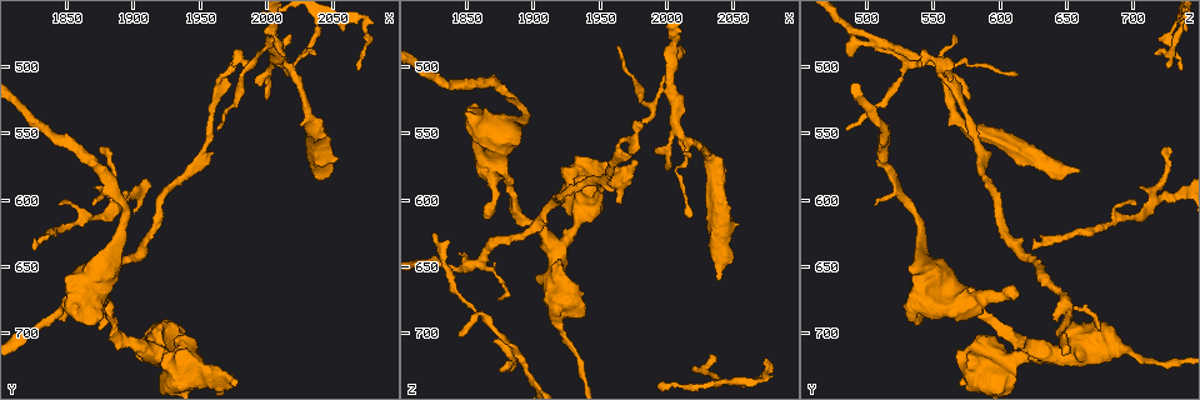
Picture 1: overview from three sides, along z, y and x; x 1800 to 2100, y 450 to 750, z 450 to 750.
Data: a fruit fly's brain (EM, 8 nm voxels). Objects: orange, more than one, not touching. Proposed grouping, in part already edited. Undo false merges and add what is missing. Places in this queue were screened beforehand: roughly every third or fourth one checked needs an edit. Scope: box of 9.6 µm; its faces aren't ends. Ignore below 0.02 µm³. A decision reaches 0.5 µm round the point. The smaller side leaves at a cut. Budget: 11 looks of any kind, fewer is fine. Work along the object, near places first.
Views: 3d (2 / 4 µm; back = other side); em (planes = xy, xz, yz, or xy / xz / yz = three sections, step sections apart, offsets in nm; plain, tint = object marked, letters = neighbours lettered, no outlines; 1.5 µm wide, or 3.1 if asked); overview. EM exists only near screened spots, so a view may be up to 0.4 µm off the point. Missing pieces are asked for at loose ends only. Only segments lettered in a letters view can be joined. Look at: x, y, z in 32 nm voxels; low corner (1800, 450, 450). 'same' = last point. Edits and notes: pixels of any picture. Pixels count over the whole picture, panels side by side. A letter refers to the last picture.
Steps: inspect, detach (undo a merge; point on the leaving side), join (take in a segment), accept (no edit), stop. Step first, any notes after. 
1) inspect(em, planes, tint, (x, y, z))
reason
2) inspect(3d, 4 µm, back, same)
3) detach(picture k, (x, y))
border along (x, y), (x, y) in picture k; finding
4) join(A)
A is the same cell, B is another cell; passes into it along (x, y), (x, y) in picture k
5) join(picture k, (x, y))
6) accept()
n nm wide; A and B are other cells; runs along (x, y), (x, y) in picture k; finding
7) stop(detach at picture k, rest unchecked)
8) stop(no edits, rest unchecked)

inspect(3d, 2 µm, back, (1872, 562, 724))
free end

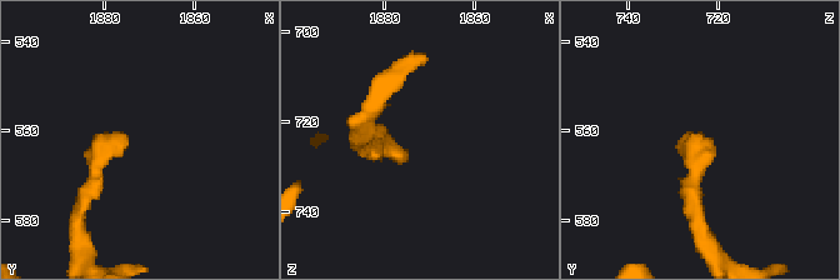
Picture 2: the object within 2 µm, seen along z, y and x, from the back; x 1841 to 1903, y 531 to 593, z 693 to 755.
inspect(em, yz, step 4, letters, (1874, 562, 727))
now the EM

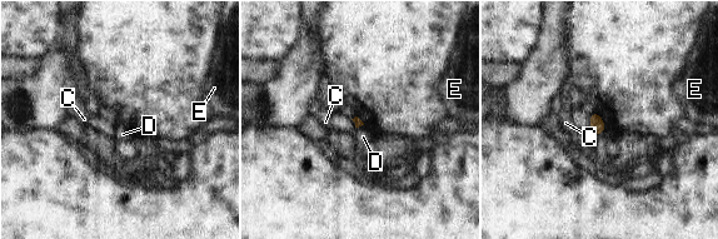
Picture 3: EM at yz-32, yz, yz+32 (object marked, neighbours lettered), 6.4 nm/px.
inspect(em, xz, step 4, letters, same)
cut it another way

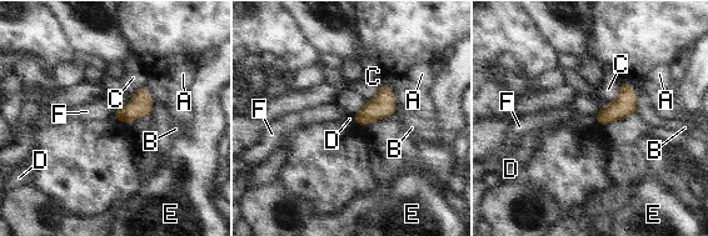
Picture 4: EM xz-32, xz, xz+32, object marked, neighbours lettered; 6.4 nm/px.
accept()
A, B, C, D, E and F are other cells; border along (113, 111), (114, 116) in picture 4; none of them fits

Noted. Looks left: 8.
inspect(em, xy, step 8, letters, (2020, 498, 728))
free end

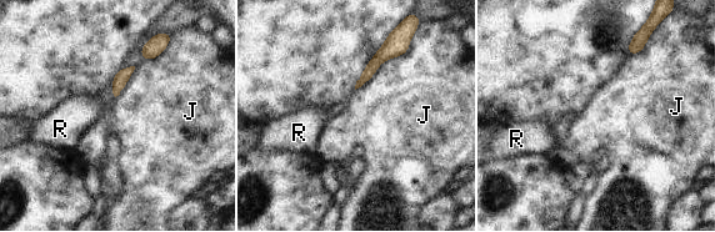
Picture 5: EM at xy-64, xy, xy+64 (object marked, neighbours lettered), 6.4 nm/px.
inspect(em, planes, letters, same)
another direction

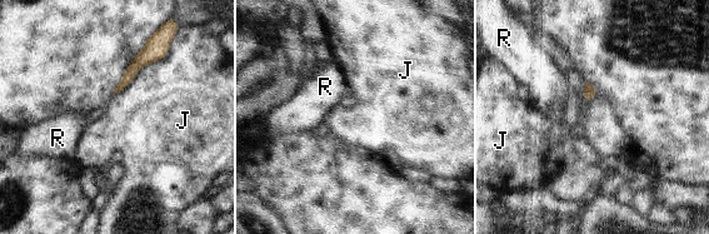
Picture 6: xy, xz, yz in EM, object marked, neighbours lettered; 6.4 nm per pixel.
accept()
70 nm wide; J and R are other cells; none of them fits

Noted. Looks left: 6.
inspect(em, planes, letters, (2042, 580, 660))
thick end

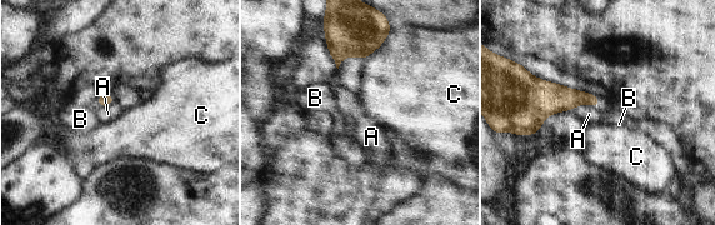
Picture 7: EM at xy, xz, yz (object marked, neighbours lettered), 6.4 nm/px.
accept()
C touches over 260 nm; A, B and C are other cells; border along (598, 105), (581, 103), (570, 110) in picture 7; none of them fits

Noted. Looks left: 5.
inspect(3d, 4 µm, (2032, 538, 564))
thick turns thin

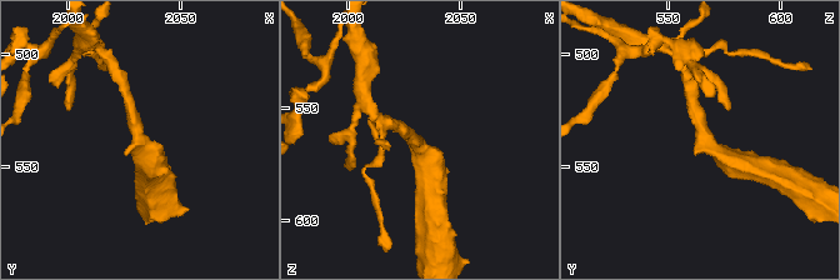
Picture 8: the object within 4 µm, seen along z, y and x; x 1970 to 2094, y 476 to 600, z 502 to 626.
inspect(em, xy, step 4, letters, (2031, 539, 567))
shape alone is not enough

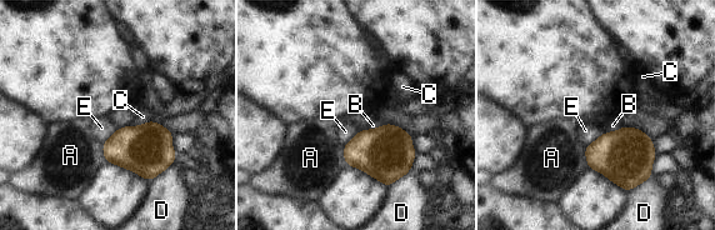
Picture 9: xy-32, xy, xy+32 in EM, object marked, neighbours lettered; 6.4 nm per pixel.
accept()
A, B, C, D and E are other cells; border along (604, 133), (585, 146) in picture 9; one cell here

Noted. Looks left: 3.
stop(no edits, rest unchecked)

